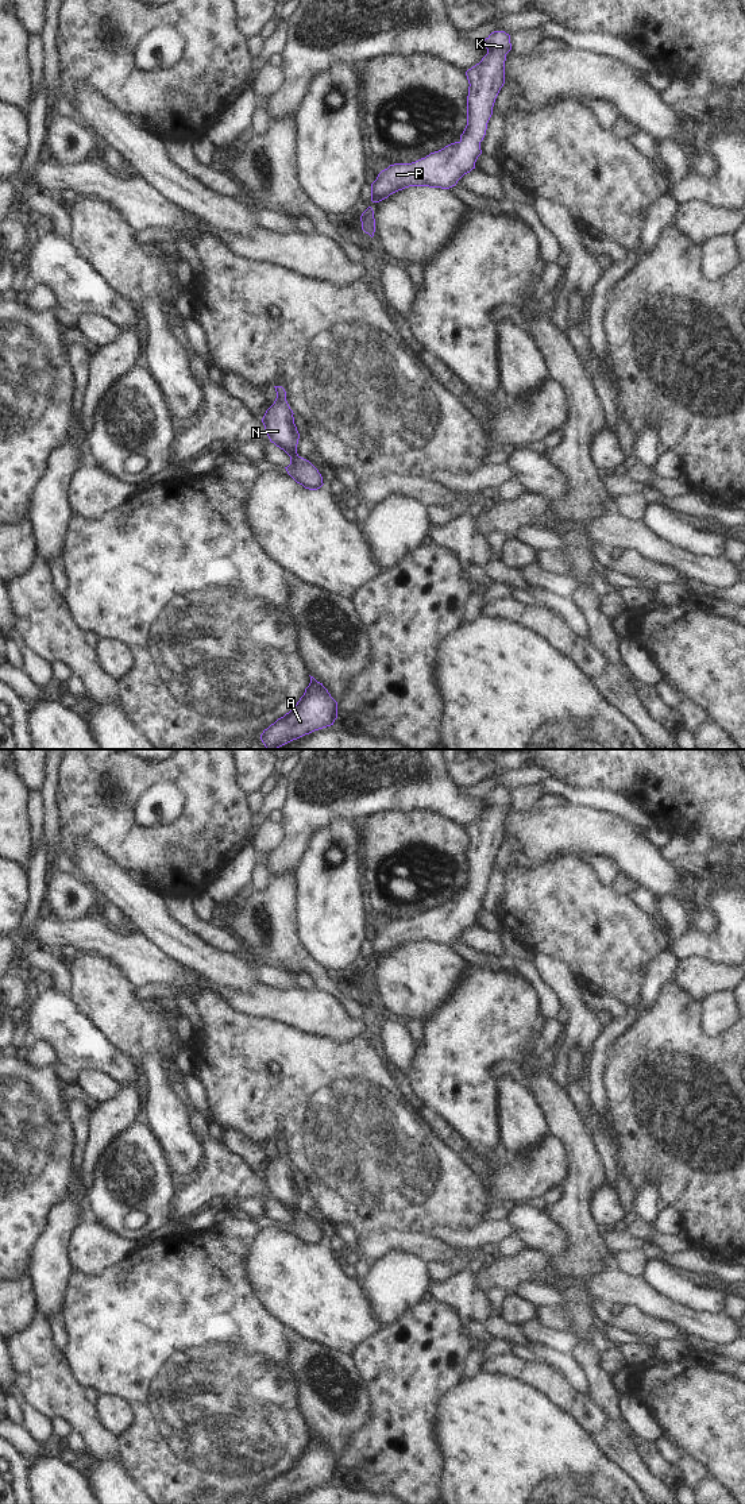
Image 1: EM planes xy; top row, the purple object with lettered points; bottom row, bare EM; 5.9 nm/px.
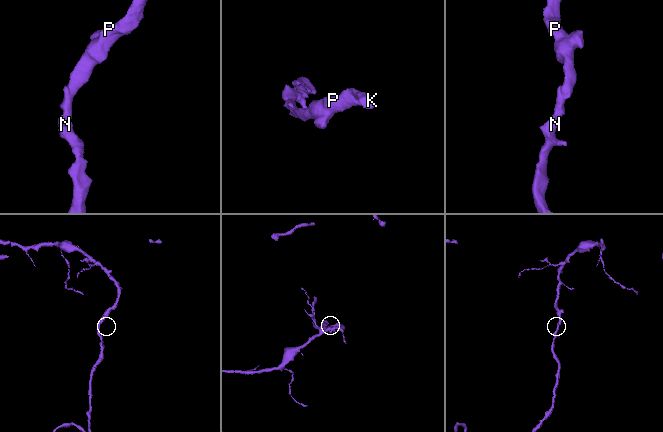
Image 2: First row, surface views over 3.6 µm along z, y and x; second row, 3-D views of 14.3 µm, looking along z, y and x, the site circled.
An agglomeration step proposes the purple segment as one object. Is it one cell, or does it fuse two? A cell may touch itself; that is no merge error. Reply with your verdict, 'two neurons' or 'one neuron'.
one neuron

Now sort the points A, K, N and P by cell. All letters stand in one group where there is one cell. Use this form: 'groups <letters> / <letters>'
groups A K N P

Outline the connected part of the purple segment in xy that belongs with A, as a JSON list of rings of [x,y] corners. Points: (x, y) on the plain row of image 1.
[[[310,1432],[310,1439],[297,1461],[260,1490],[266,1504],[279,1504],[314,1486],[333,1481],[337,1458],[323,1439]]]

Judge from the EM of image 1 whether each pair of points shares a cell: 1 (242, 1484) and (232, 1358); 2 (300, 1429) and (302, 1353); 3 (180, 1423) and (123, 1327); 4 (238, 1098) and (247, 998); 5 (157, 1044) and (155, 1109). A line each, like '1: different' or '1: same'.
1: same
2: different
3: same
4: different
5: different

